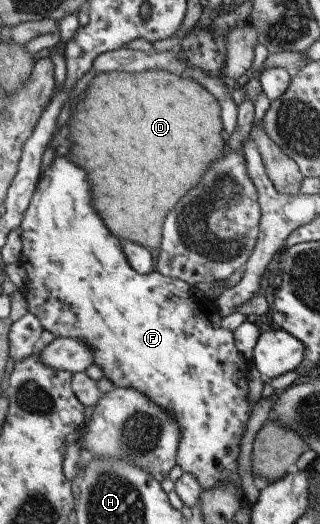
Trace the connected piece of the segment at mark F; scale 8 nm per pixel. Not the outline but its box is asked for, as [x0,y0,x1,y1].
[17,157,251,490]

